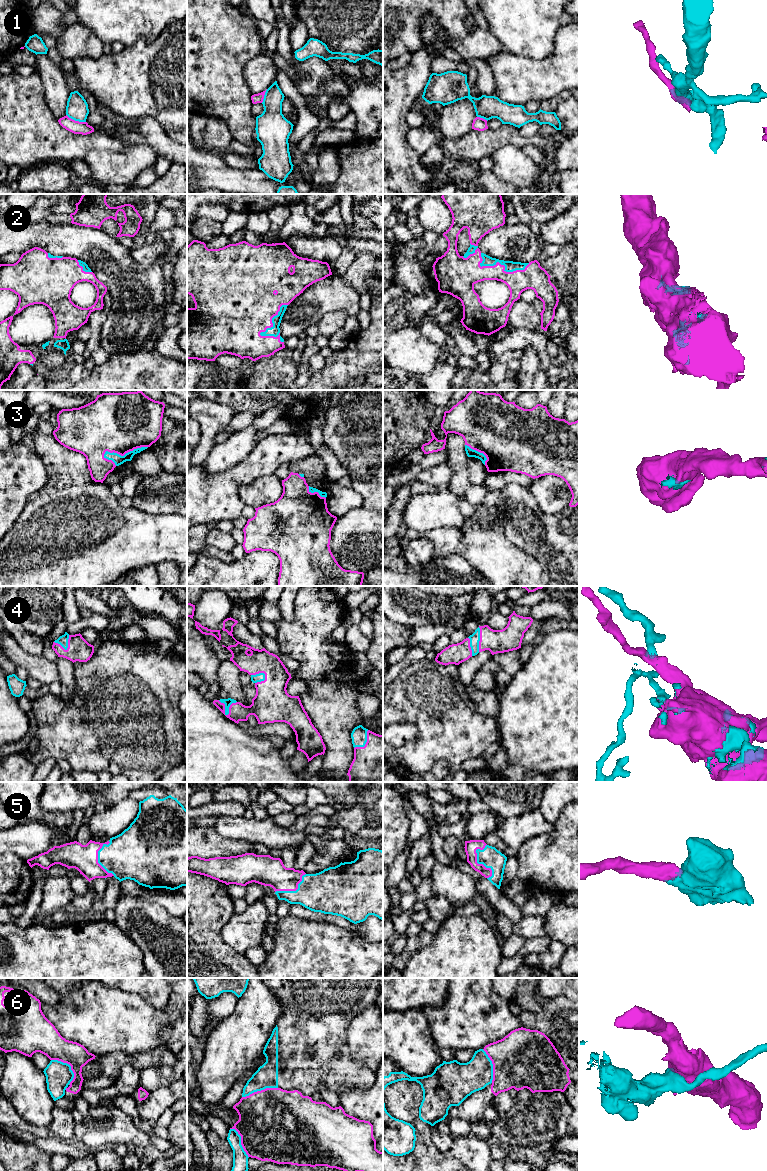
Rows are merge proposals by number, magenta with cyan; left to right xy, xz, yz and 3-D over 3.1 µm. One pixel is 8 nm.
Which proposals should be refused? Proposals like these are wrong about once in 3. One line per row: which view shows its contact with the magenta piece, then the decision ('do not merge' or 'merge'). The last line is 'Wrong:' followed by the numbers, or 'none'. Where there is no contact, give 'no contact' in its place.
1: xy | do not merge
2: xz | merge
3: xy | merge
4: xz | merge
5: yz | merge
6: xy | do not merge
Wrong: 1, 6

